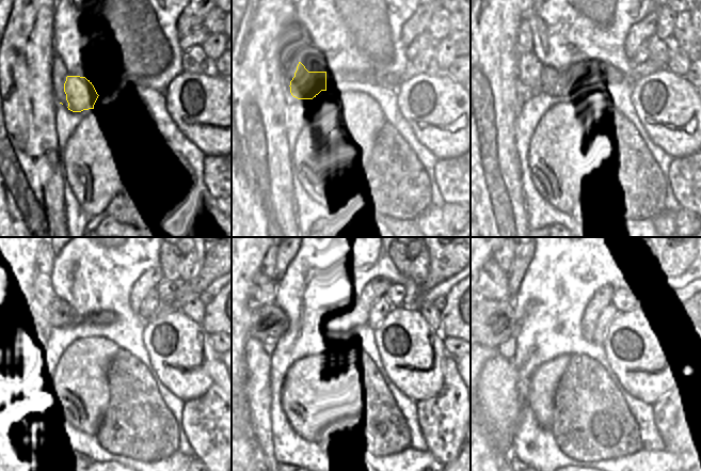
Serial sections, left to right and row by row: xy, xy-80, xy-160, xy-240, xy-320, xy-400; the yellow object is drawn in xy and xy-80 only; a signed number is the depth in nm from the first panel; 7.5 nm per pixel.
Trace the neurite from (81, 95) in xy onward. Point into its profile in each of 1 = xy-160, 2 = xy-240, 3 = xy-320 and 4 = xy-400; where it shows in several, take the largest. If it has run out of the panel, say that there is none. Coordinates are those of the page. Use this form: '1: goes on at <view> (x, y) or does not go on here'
1: goes on at xy-160 (531, 73)
2: goes on at xy-240 (41, 293)
3: goes on at xy-320 (263, 291)
4: goes on at xy-400 (492, 284)

